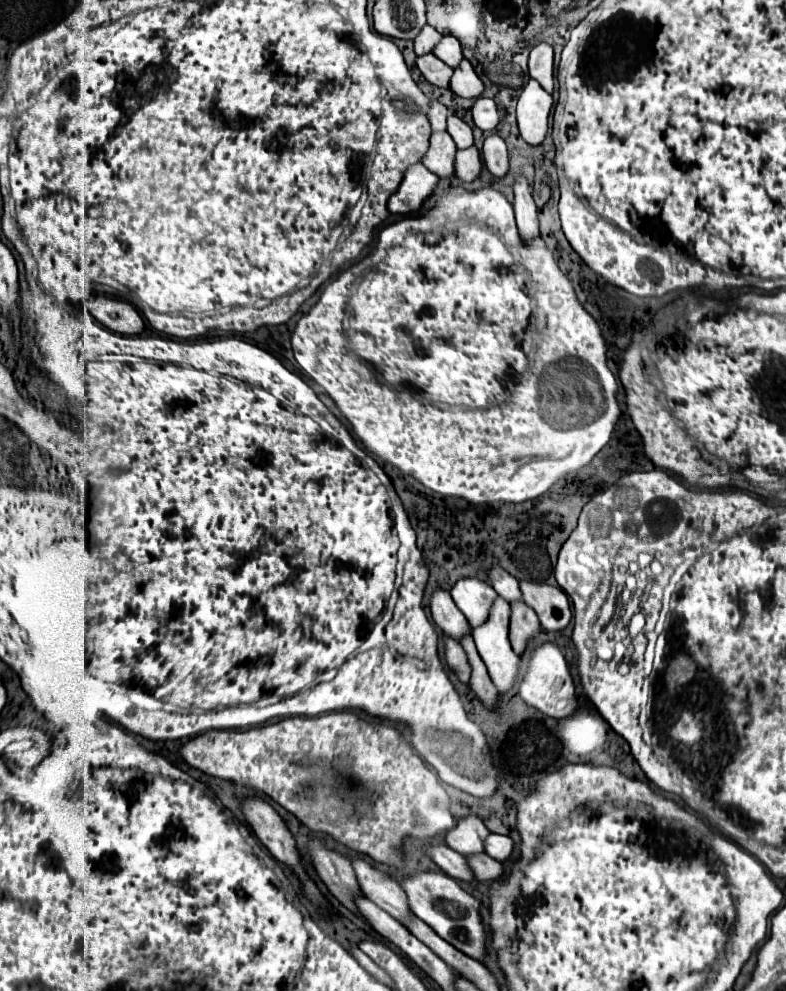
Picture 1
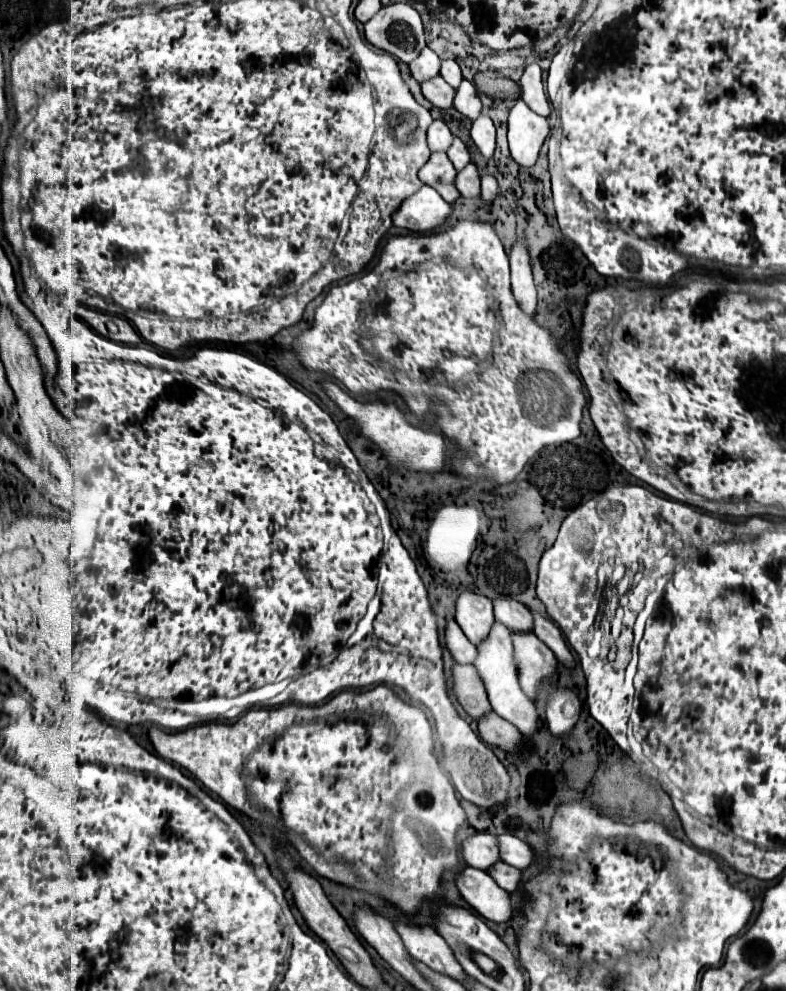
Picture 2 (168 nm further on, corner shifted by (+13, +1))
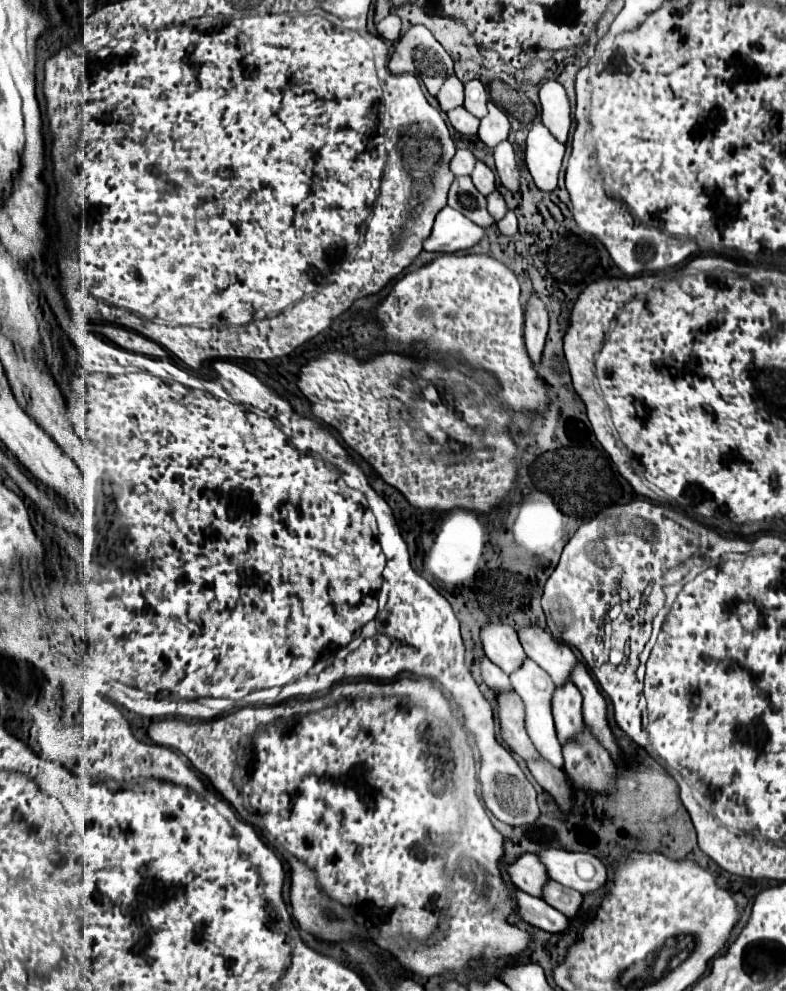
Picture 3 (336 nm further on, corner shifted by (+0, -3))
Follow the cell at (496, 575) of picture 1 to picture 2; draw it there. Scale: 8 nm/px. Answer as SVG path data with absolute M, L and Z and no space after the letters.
M492 599L494 617L510 631L532 631L532 617L526 605L514 599Z

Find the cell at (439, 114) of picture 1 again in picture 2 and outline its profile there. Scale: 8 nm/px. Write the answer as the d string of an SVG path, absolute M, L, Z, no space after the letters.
M434 119L428 127L428 147L430 151L446 151L452 141L452 133L442 119Z

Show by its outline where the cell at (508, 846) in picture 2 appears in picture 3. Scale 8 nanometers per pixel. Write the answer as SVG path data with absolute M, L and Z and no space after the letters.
M543 849L537 853L553 881L579 893L593 893L607 883L605 863L591 853L571 853L563 849Z

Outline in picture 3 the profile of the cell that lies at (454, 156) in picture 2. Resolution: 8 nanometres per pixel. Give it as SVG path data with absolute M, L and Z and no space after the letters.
M477 161L471 179L473 179L475 187L479 189L479 193L483 193L485 197L495 189L495 175L493 175L493 171L485 163L481 163L481 161Z

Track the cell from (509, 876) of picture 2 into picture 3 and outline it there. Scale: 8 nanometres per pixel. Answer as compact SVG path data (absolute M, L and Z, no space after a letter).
M549 881L545 885L543 899L551 907L555 907L557 911L561 911L567 917L577 917L579 915L579 909L581 909L581 903L583 903L583 895L579 891L573 891L569 887L563 887L563 885L555 883L555 881Z

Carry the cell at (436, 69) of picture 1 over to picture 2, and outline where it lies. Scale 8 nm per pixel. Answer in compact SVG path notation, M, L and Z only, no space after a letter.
M436 75L434 79L422 81L420 87L422 87L424 97L426 97L434 107L440 107L440 109L448 109L448 107L452 107L454 89L442 79L442 75Z

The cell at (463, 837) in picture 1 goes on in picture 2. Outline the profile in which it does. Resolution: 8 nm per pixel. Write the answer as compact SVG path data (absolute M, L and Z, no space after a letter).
M476 833L462 841L462 859L466 865L486 871L496 861L500 861L496 837L490 833Z

